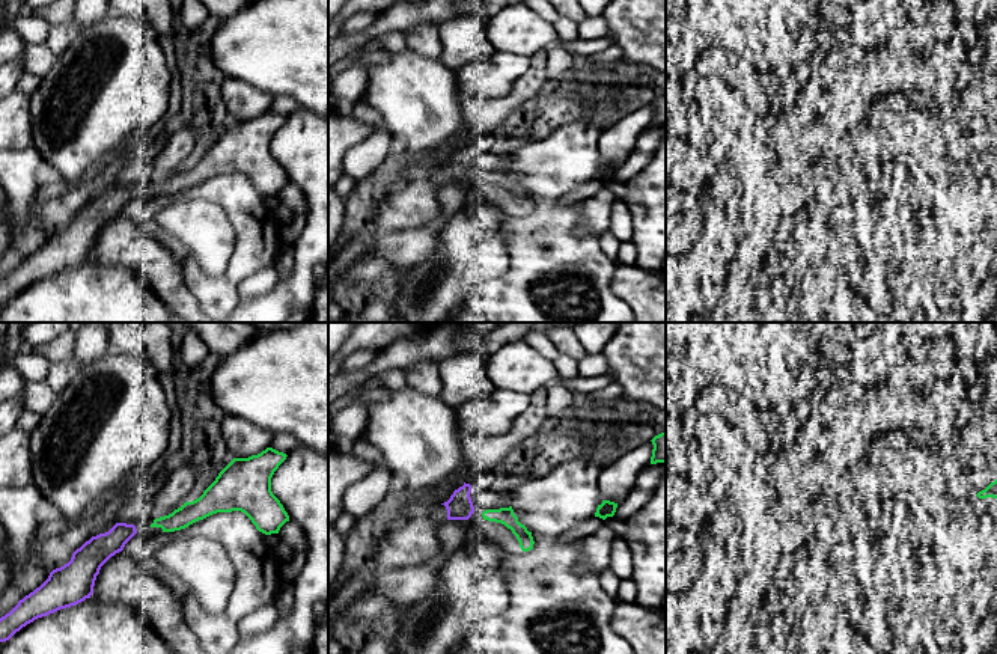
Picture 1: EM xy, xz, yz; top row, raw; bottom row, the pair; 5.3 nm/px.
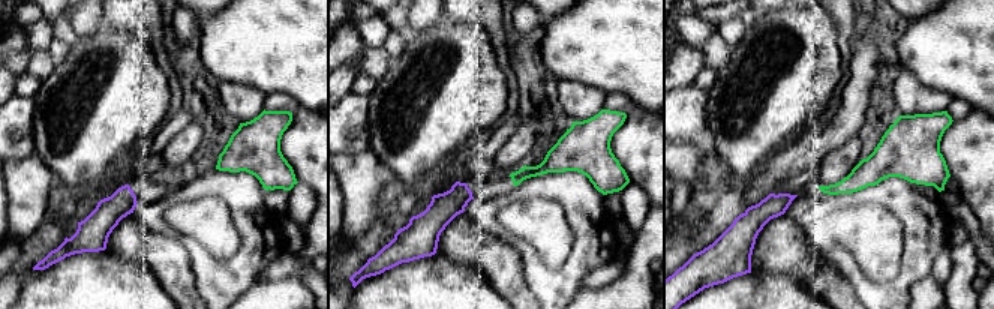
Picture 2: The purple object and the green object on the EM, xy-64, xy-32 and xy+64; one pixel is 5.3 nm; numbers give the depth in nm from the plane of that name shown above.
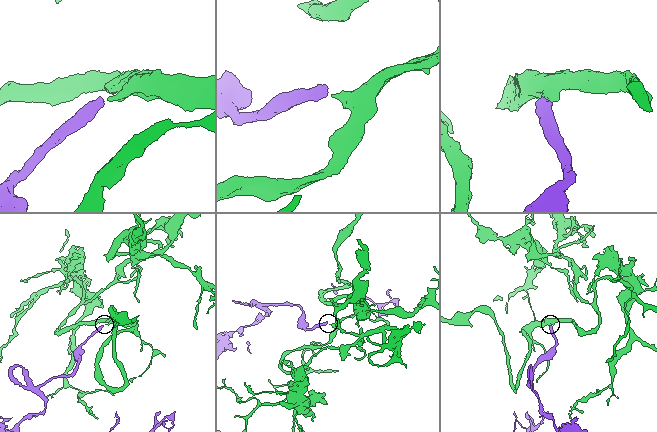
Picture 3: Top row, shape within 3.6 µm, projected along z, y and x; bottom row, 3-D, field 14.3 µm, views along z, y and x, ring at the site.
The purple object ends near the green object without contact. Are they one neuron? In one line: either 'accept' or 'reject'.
accept

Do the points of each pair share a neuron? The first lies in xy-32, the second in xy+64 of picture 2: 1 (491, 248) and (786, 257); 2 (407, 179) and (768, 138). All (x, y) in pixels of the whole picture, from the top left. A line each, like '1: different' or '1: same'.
1: same
2: same

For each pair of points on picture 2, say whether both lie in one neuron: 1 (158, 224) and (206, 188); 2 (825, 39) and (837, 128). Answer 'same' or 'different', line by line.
1: same
2: different

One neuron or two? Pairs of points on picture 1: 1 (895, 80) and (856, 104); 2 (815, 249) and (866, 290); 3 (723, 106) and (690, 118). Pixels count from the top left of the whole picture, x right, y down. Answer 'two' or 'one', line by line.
1: one
2: one
3: two

